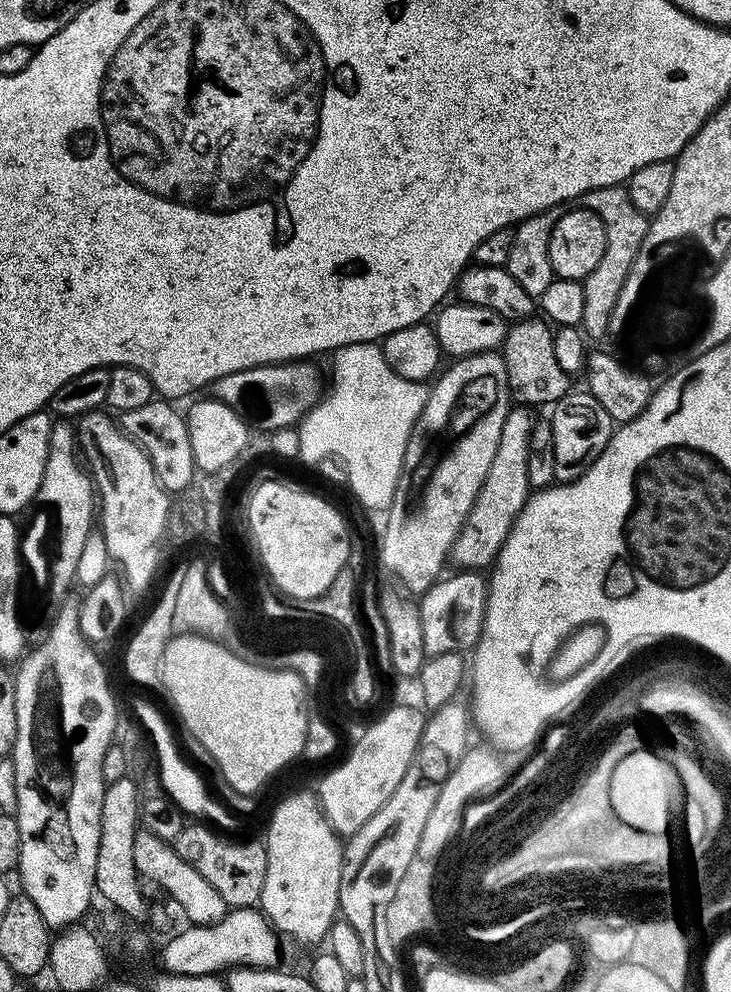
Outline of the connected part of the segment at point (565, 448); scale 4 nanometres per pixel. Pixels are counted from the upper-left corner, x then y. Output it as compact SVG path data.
M569 390L561 400L551 405L550 412L556 480L577 480L599 458L602 450L606 450L614 431L614 422L610 414L606 414L602 402L598 402L598 398L594 398L587 390Z

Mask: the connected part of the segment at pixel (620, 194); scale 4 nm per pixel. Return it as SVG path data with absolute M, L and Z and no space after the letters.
M624 186L590 190L582 198L582 204L594 214L598 214L598 218L602 218L608 231L606 254L602 262L598 262L595 270L588 275L588 279L583 281L586 290L586 314L582 328L589 337L592 335L594 339L600 340L609 335L608 327L614 314L614 302L618 302L618 294L622 294L622 282L626 282L626 274L632 269L638 250L646 238L649 217L639 212L634 202L630 202L630 194Z

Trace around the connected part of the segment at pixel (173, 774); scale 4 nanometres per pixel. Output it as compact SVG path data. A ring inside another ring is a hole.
M148 700L142 701L137 706L136 716L140 719L140 724L144 727L144 732L148 735L153 750L156 751L156 768L160 771L158 784L163 788L164 793L189 817L199 818L220 830L232 830L228 828L235 826L237 817L229 812L219 799L214 798L213 793L212 796L208 793L208 788L200 781L199 774L180 757L180 748L176 745L175 738L172 737L172 728L168 725L167 718Z

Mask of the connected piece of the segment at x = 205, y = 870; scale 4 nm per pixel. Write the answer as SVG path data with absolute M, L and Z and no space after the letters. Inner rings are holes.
M204 822L185 823L182 834L174 841L178 858L186 866L194 866L218 894L229 909L257 907L262 898L262 885L266 882L266 850L263 843L257 840L231 840L231 835L217 830Z

